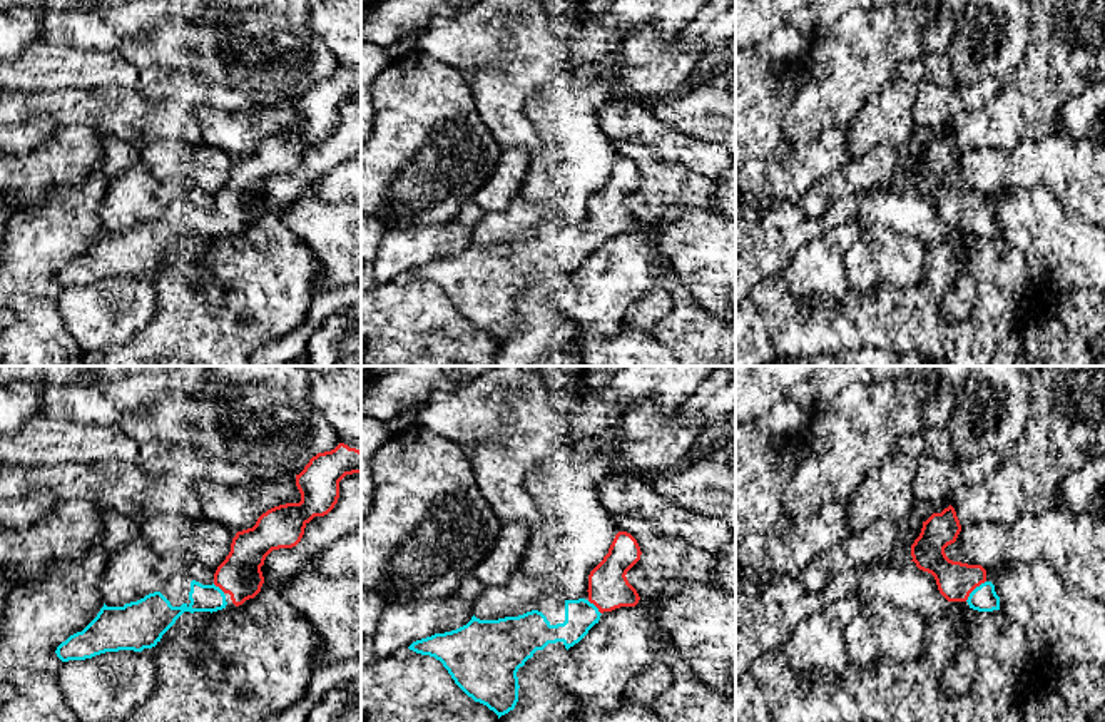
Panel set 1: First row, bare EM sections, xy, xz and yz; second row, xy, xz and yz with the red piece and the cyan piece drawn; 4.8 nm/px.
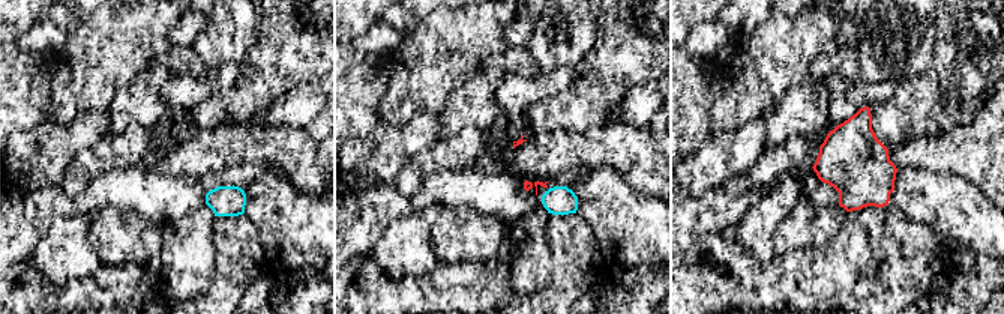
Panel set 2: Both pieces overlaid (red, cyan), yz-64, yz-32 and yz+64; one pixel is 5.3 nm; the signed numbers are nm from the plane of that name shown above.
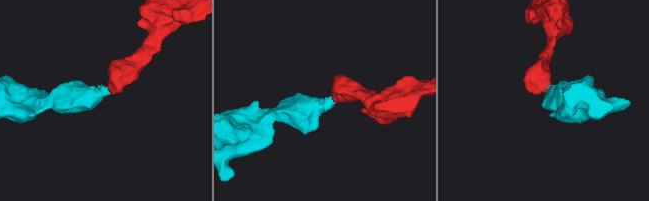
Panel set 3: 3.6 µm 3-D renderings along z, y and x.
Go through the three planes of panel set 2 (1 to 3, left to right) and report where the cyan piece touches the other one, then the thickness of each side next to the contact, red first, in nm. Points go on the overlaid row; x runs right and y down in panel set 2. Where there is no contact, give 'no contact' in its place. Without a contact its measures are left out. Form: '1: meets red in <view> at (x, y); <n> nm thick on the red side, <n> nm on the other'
1: no contact
2: no contact
3: no contact

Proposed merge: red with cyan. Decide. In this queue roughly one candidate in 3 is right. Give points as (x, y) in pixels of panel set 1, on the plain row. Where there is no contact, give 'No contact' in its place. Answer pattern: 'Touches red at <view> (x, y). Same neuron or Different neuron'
Touches red at yz (973, 214). Same neuron

